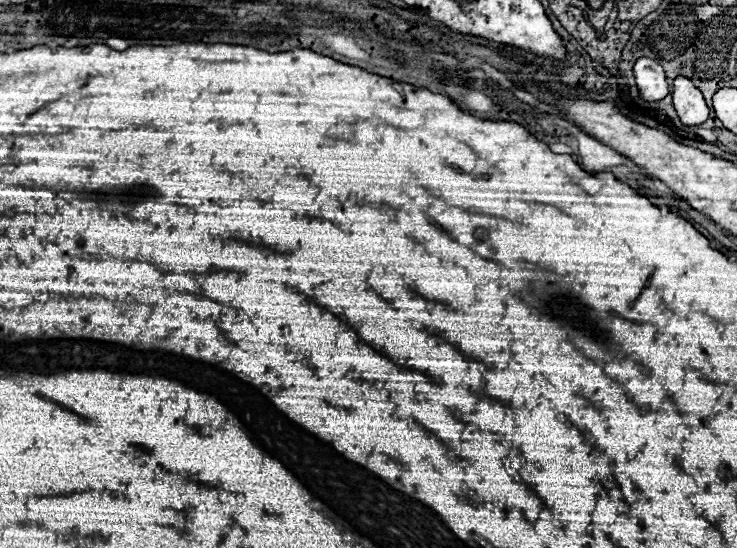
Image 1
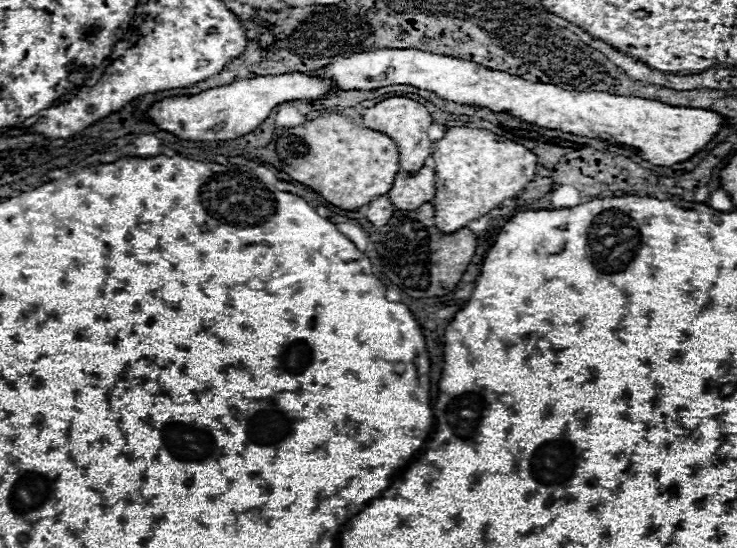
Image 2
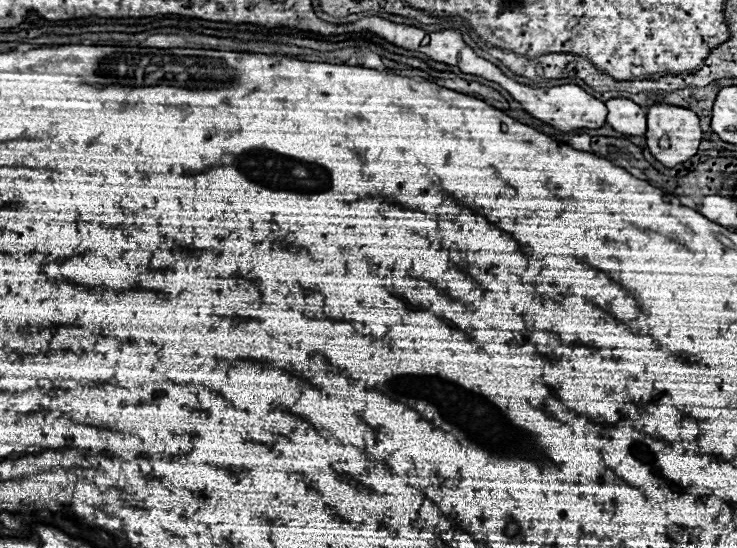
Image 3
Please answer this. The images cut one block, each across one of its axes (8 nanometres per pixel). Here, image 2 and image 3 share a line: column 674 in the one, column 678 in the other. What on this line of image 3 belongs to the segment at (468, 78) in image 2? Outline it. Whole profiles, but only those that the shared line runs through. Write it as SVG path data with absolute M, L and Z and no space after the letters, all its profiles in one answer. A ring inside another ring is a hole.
M654 104L654 106L648 108L646 144L648 144L650 152L656 156L656 160L660 160L666 168L674 168L676 164L682 164L682 162L690 160L698 152L700 138L702 138L700 120L698 120L698 116L692 110L680 108L680 106L670 106L670 104ZM662 136L668 136L668 140L670 140L670 148L666 148L666 150L662 150L658 146L658 140Z

